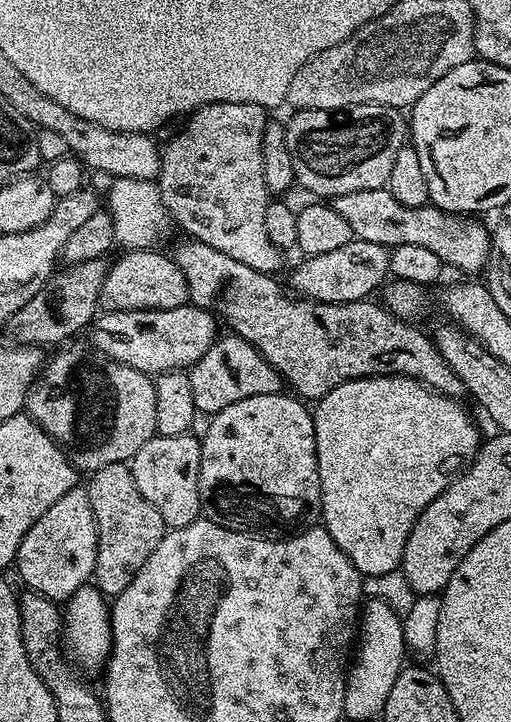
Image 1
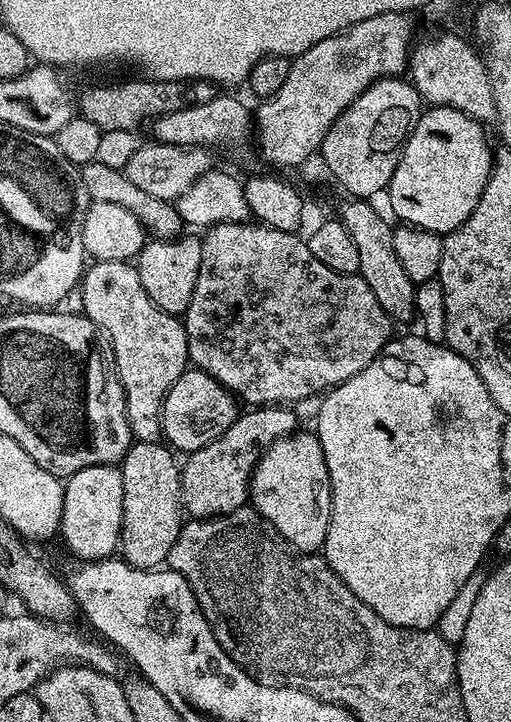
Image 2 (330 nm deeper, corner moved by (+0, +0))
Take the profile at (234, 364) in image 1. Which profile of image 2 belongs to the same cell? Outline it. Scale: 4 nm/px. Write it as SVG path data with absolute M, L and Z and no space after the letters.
M192 366L180 375L178 382L174 382L166 394L162 406L162 436L177 453L187 454L218 439L233 424L237 415L236 397L213 376Z

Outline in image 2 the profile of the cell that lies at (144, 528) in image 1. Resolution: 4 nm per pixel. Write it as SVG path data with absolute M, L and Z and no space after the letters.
M136 442L118 467L122 474L122 526L119 555L130 566L156 570L167 561L182 527L180 469L171 447L157 442Z

